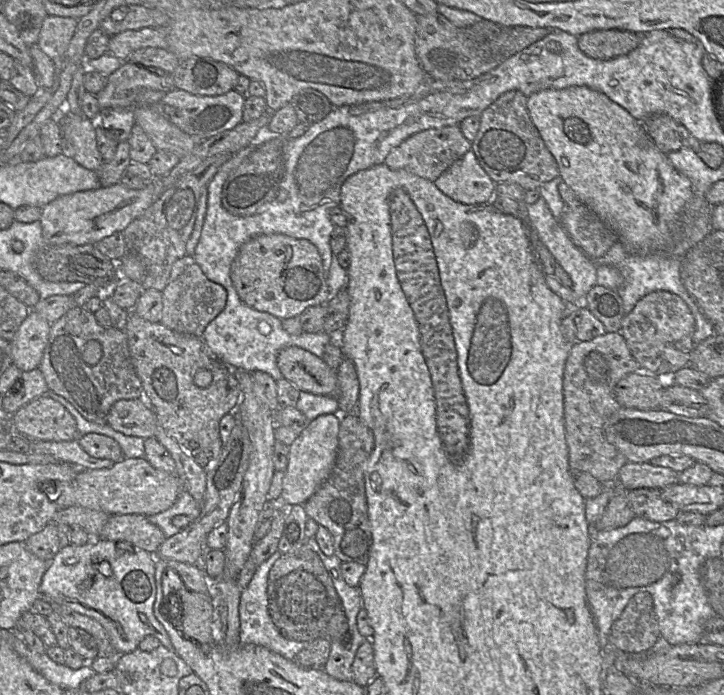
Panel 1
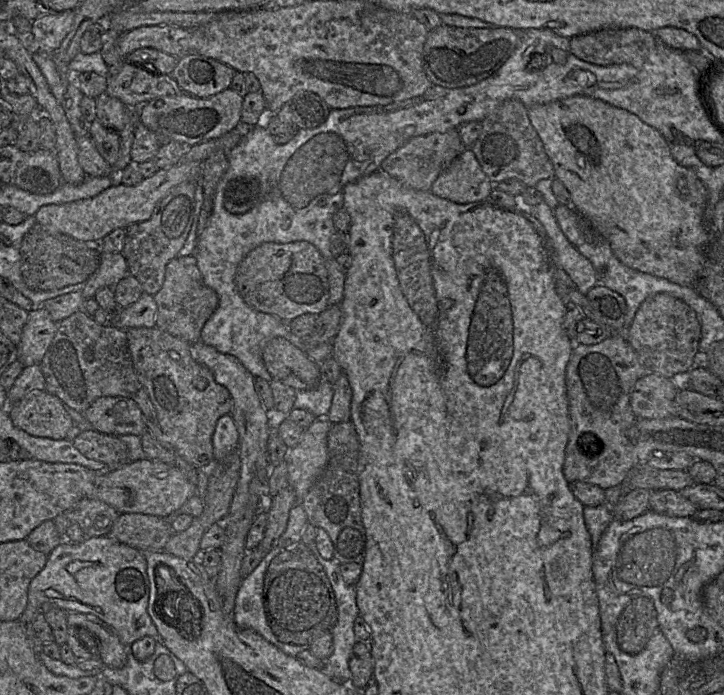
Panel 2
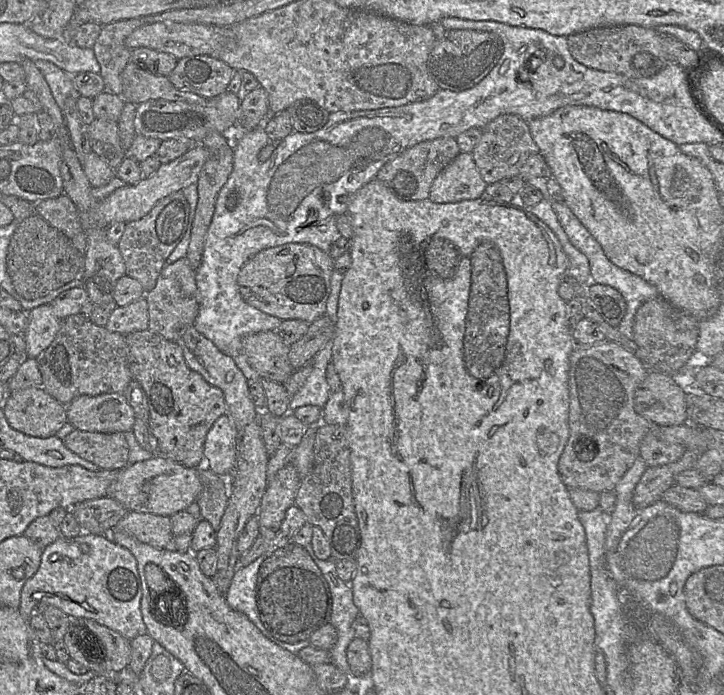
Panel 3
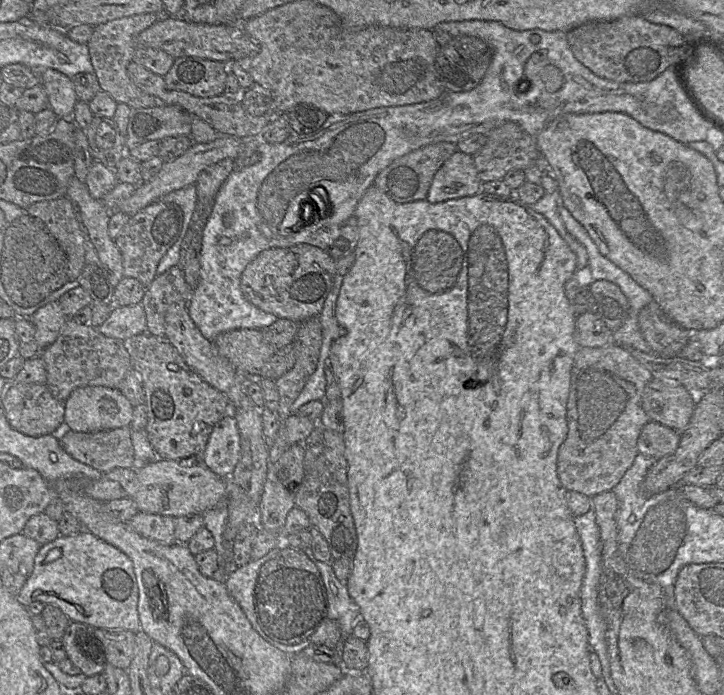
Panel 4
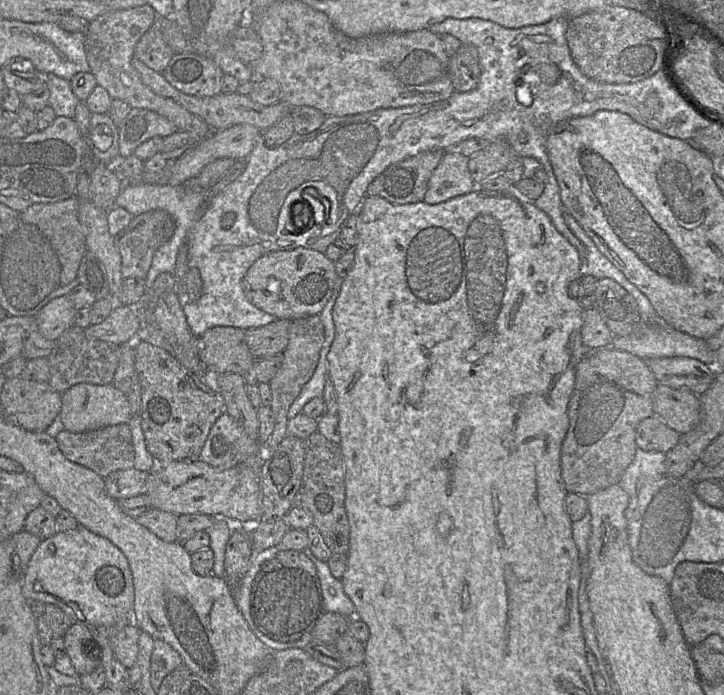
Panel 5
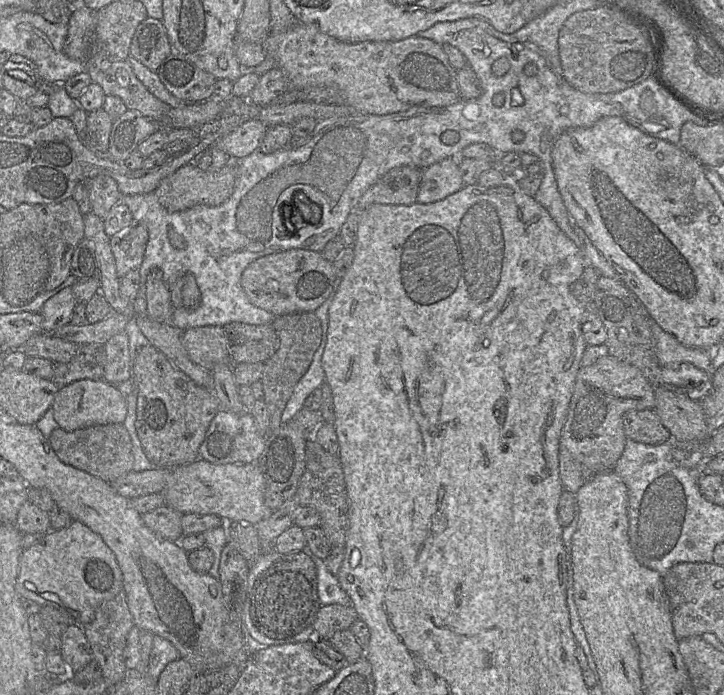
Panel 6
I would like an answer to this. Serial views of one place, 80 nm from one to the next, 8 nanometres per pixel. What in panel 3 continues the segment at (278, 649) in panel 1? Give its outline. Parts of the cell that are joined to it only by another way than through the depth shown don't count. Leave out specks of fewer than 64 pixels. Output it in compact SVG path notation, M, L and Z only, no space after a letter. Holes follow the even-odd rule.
M277 543L270 545L270 549L264 552L248 566L237 567L230 587L225 594L225 599L233 610L246 615L268 640L297 655L301 649L311 645L309 640L303 640L297 643L286 643L274 638L261 622L256 604L258 572L261 564L274 552L276 544Z

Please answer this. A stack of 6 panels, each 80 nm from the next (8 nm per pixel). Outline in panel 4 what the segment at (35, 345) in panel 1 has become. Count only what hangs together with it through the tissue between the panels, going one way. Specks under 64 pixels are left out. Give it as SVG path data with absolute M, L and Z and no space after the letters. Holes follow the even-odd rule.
M58 301L46 304L31 316L35 340L41 350L55 342L67 319Z

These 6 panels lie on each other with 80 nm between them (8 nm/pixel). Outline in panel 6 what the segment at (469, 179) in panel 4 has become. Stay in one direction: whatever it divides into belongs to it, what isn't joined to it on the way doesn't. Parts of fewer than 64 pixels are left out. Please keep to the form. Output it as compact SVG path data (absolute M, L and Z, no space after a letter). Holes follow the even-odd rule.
M446 158L423 170L416 202L437 202L463 187L458 158Z

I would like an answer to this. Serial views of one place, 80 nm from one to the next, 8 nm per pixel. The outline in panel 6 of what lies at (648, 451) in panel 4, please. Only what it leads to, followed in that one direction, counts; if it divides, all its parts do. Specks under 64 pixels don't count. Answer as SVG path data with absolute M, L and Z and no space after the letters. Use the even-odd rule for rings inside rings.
M654 410L628 411L623 415L623 428L627 438L648 445L673 441Z

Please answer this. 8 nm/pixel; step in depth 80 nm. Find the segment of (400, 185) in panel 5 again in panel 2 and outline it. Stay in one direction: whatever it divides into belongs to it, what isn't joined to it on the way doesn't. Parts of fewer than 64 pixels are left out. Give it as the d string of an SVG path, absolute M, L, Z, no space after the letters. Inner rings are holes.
M458 129L444 133L417 136L390 154L381 164L381 170L412 190L430 191L438 176L447 170L454 160L467 148L461 141Z

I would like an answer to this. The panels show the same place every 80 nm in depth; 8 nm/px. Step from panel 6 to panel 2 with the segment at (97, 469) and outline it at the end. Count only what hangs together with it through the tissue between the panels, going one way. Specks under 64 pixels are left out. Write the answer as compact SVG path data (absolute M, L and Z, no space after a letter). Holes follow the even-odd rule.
M83 430L73 439L73 444L84 456L103 462L108 469L128 462L128 448L117 435Z

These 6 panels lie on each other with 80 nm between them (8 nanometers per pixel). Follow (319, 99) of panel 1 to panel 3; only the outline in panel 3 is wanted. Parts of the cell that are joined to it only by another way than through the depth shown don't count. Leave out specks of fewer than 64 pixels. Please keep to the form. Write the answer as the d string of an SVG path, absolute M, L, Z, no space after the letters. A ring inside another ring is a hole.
M304 98L295 101L287 108L292 118L293 131L313 133L324 127L330 112L317 101Z

